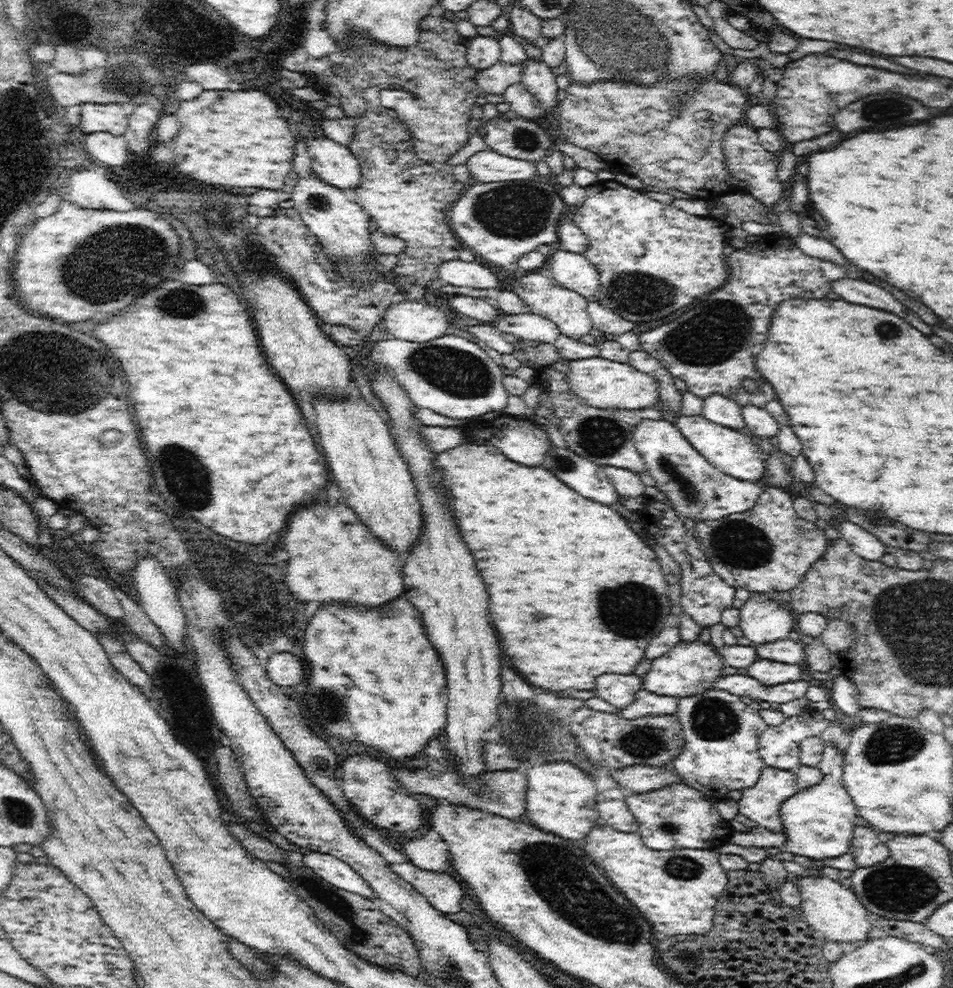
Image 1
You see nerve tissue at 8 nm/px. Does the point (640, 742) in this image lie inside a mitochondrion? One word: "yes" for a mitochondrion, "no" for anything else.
yes

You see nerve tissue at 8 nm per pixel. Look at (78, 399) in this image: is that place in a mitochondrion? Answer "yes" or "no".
yes

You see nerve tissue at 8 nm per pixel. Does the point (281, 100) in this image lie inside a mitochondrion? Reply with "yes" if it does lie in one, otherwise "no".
no

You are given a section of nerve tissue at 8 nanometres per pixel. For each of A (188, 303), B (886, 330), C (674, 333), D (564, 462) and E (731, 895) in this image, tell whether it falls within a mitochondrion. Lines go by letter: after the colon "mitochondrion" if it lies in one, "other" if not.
A: mitochondrion
B: mitochondrion
C: mitochondrion
D: mitochondrion
E: other

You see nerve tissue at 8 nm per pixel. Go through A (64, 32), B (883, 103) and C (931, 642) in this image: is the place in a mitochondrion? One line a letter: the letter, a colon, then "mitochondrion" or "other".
A: other
B: mitochondrion
C: mitochondrion

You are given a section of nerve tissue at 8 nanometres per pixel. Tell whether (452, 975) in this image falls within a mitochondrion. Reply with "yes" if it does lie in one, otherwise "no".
yes

